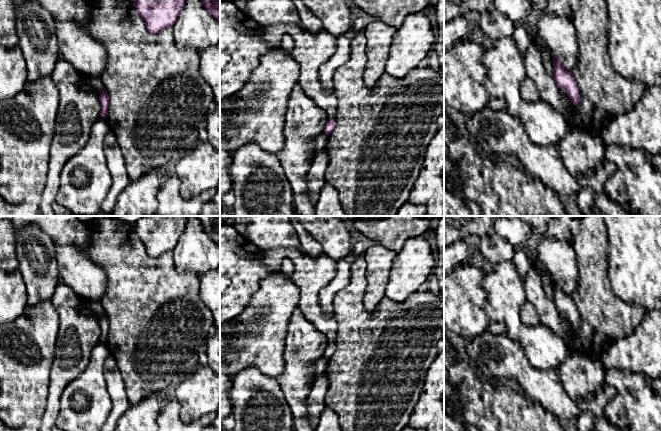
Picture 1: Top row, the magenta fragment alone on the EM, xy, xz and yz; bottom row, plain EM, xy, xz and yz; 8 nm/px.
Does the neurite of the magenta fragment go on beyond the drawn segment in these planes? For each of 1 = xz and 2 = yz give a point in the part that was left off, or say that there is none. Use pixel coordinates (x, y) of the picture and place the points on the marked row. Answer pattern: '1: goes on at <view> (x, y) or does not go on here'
1: does not go on here
2: does not go on here

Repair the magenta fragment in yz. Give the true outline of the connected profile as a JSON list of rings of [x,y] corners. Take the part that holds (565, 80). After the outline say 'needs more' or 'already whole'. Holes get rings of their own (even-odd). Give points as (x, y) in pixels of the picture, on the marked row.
[[[553,54],[554,80],[558,87],[562,89],[574,105],[580,103],[580,92],[572,72],[568,71],[562,61]]]; already whole

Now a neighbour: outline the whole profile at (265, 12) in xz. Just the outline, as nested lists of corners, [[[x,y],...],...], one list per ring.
[[[233,0],[236,6],[262,27],[295,24],[301,27],[300,14],[293,0]]]

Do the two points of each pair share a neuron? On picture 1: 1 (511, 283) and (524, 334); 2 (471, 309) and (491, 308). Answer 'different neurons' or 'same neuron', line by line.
1: same neuron
2: different neurons

